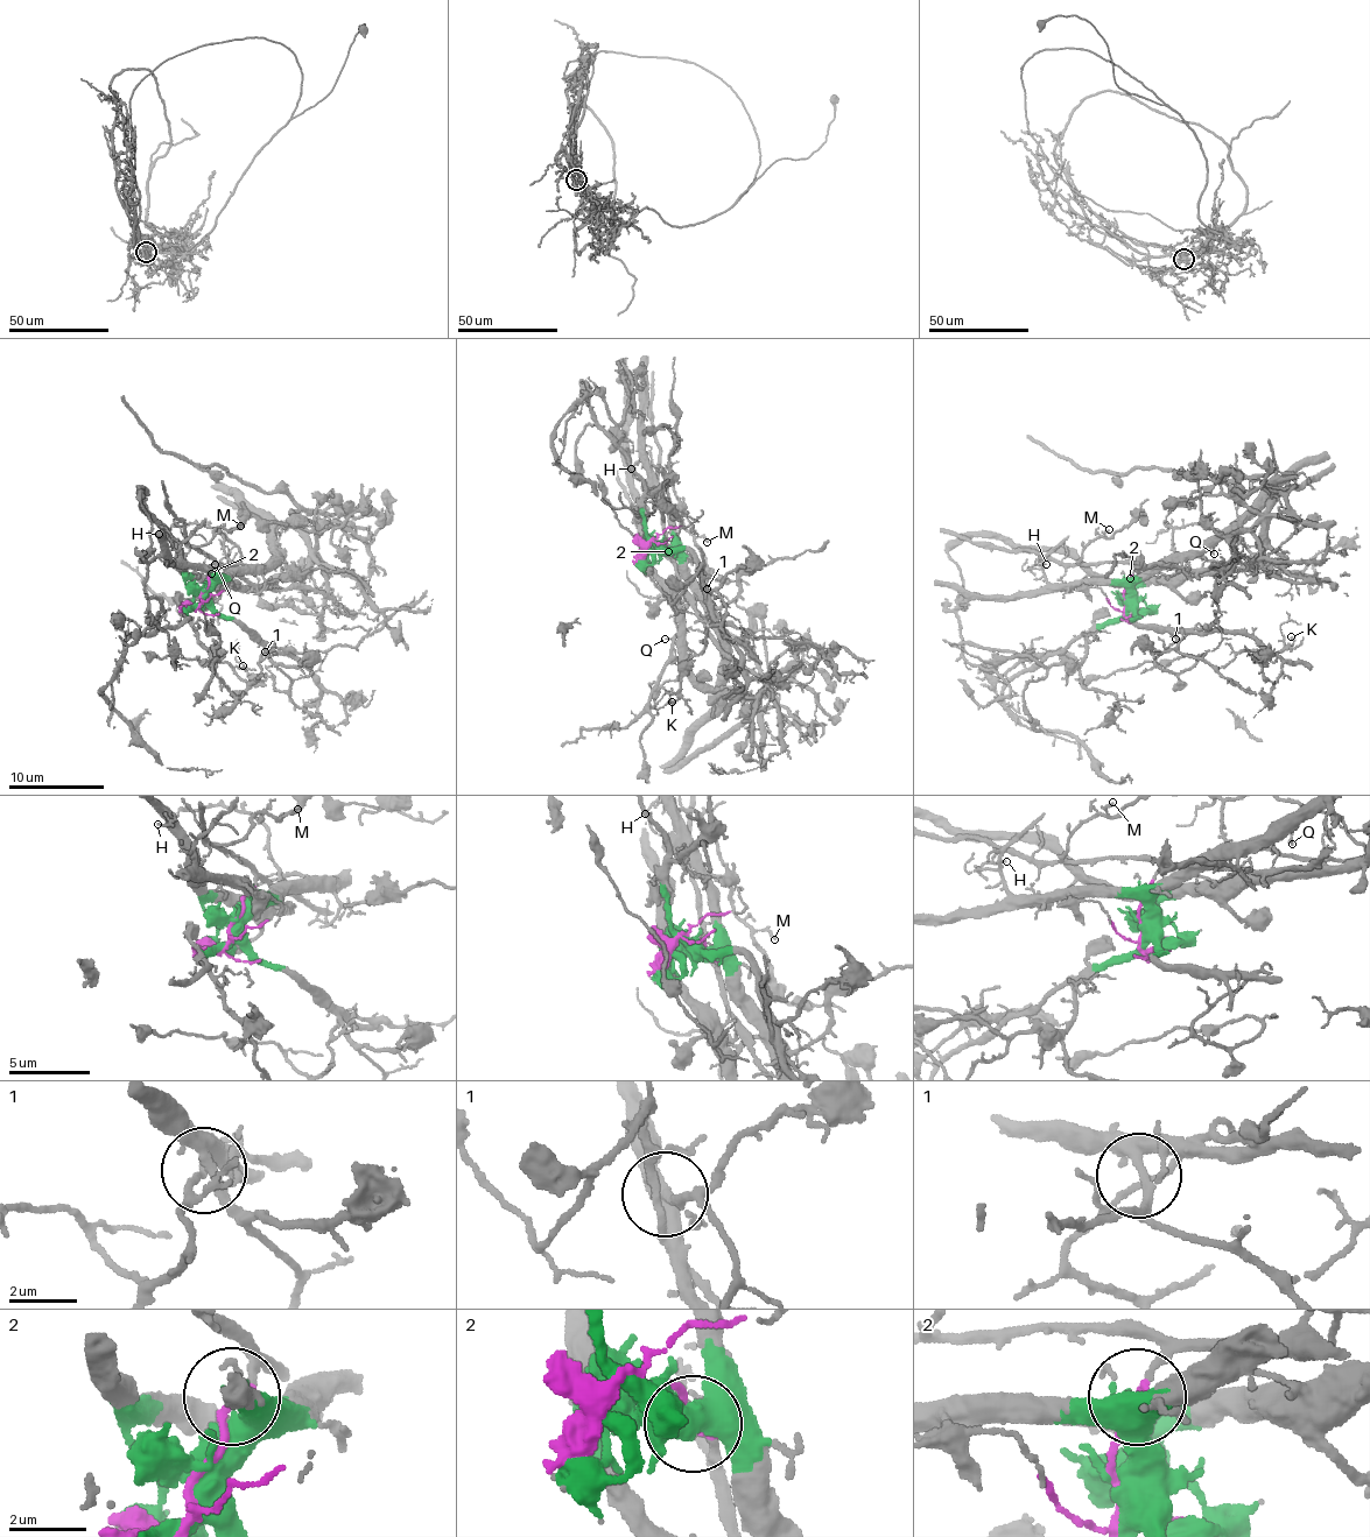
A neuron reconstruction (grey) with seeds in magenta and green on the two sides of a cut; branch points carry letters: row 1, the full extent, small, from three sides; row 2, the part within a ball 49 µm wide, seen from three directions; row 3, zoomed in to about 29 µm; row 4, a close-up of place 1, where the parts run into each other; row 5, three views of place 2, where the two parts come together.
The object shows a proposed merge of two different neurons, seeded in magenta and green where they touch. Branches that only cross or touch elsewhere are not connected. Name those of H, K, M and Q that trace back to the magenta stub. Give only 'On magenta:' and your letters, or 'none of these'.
On magenta: M, Q

